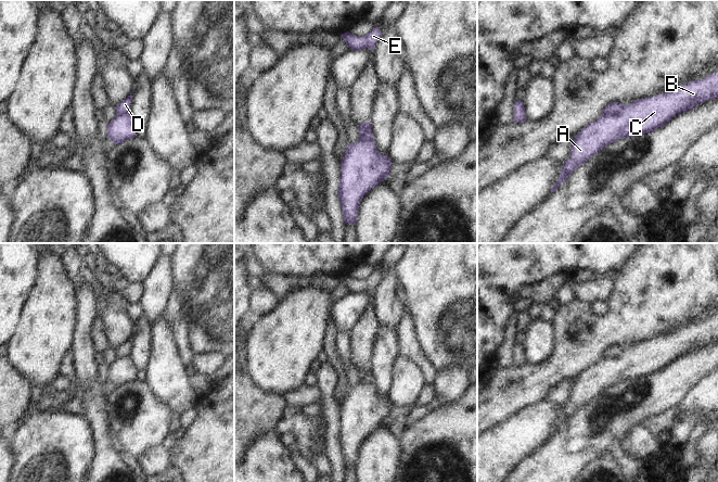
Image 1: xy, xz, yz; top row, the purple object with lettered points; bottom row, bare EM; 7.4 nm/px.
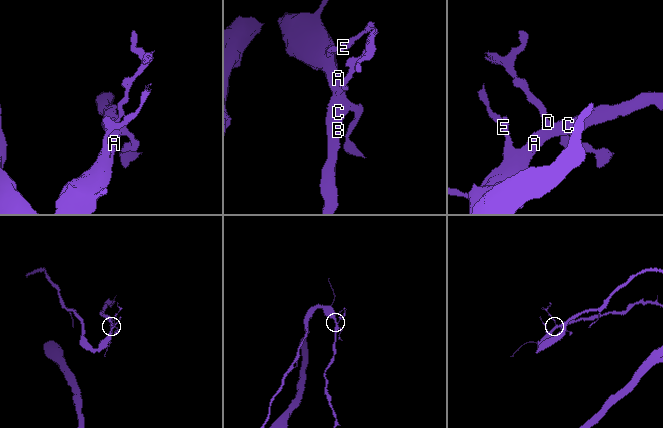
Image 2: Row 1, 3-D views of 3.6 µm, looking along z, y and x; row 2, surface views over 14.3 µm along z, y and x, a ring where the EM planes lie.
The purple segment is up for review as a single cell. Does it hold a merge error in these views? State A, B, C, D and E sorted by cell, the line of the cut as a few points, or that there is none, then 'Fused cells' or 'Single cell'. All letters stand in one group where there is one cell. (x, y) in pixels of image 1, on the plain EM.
Groups: A B C E / D. Split along yz (625, 347), (616, 357), (604, 357), (601, 359). Fused cells

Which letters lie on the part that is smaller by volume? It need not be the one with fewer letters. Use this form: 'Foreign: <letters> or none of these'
Foreign: D

